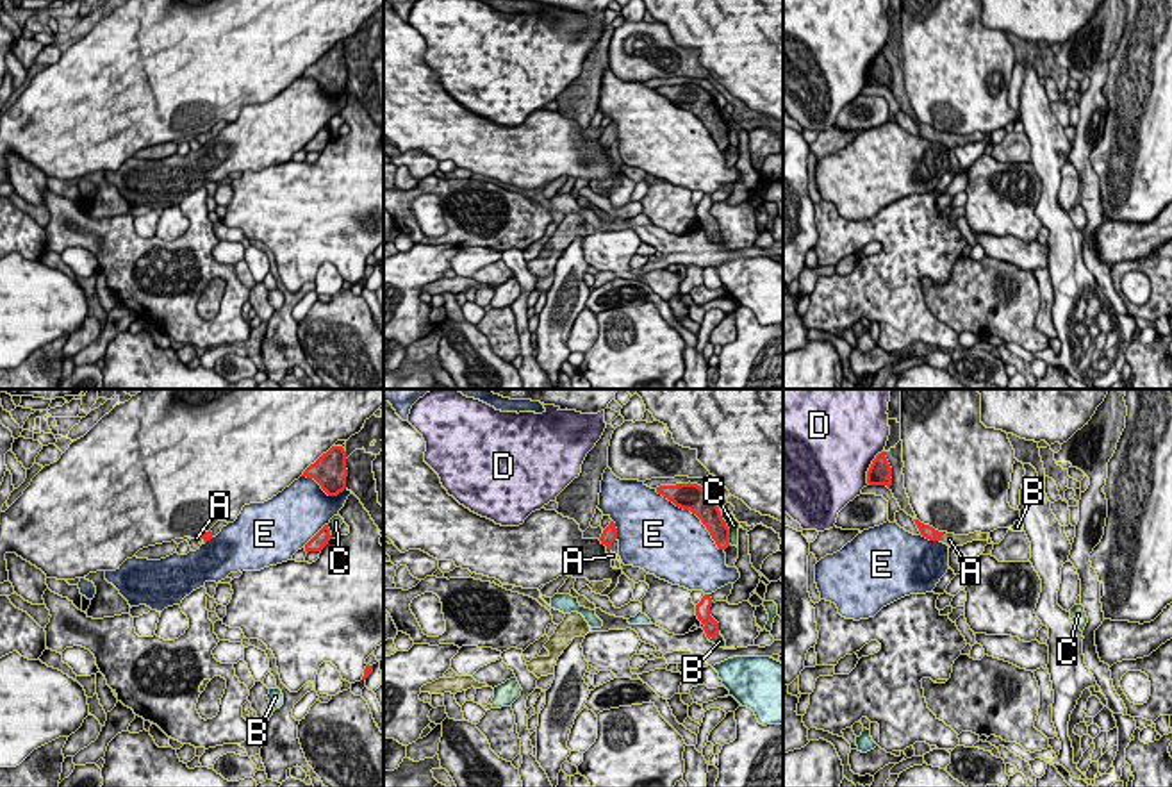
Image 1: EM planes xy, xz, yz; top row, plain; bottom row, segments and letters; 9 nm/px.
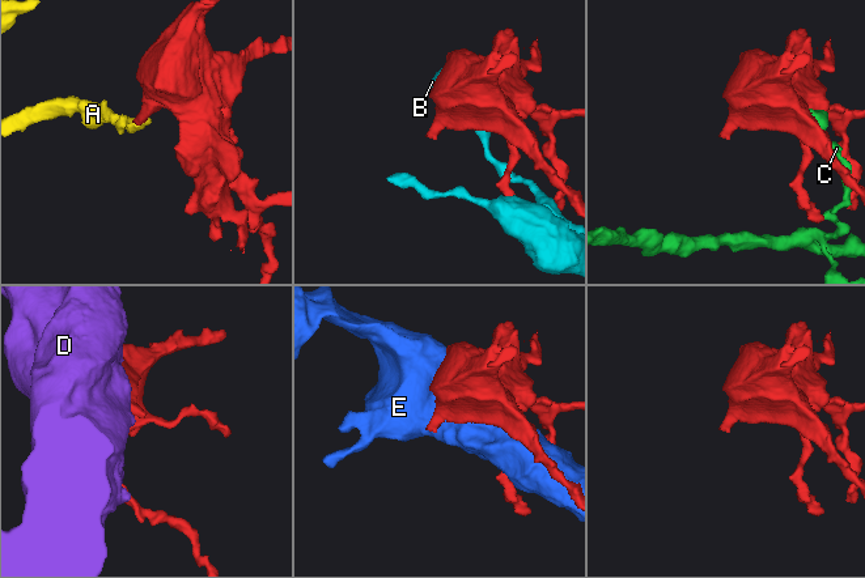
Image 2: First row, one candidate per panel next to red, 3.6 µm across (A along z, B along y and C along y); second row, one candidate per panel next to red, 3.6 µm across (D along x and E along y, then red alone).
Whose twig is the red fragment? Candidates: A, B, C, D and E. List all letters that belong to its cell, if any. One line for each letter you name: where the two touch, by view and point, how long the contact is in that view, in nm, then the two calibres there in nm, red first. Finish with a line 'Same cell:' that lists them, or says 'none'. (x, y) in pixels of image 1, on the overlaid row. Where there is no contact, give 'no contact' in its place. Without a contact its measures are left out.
A: contact yz (942, 534); length 100 nm; calibres 120 and 120 nm
Same cell: A

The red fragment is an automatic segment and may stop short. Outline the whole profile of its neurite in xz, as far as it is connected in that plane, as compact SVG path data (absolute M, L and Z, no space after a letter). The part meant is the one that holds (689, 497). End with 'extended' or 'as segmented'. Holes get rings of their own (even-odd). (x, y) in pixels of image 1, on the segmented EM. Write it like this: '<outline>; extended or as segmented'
M697 484L660 485L656 493L683 510L696 514L710 532L719 550L730 546L730 528L714 496Z; as segmented

